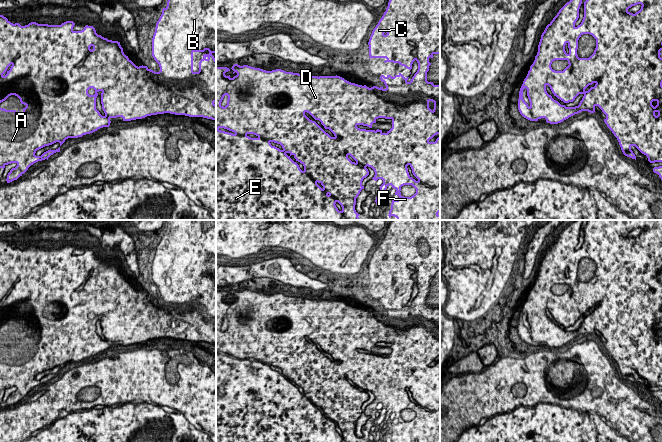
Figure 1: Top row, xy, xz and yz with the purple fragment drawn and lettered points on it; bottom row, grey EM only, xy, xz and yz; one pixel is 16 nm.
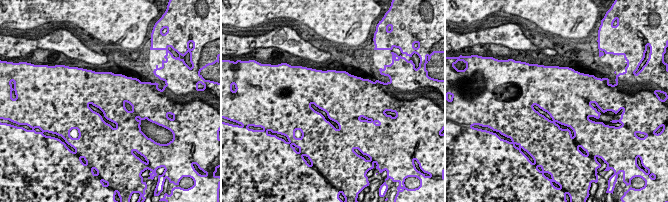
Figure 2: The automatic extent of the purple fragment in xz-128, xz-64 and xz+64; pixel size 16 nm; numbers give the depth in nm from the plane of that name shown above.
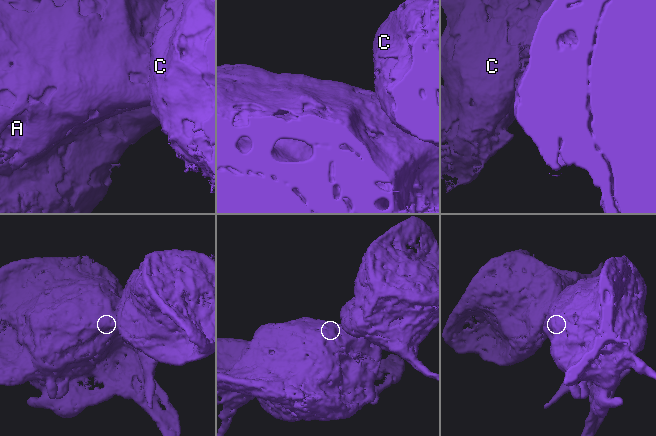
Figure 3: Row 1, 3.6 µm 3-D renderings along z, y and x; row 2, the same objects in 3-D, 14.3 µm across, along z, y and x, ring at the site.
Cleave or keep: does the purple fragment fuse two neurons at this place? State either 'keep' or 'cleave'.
cleave

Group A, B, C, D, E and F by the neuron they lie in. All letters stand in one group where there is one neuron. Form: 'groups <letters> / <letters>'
groups A D E F / B C

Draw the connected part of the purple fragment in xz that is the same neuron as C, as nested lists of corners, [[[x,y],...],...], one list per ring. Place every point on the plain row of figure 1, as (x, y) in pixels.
[[[393,220],[373,253],[369,266],[369,283],[385,282],[386,286],[398,287],[407,293],[412,293],[412,288],[416,284],[418,294],[408,306],[401,297],[392,301],[391,299],[380,300],[386,312],[371,311],[378,321],[382,321],[386,326],[388,323],[395,325],[400,332],[388,337],[393,340],[412,328],[423,328],[429,331],[429,326],[434,327],[434,337],[440,336],[440,309],[434,309],[427,305],[429,295],[429,282],[434,278],[440,278],[440,220]]]

